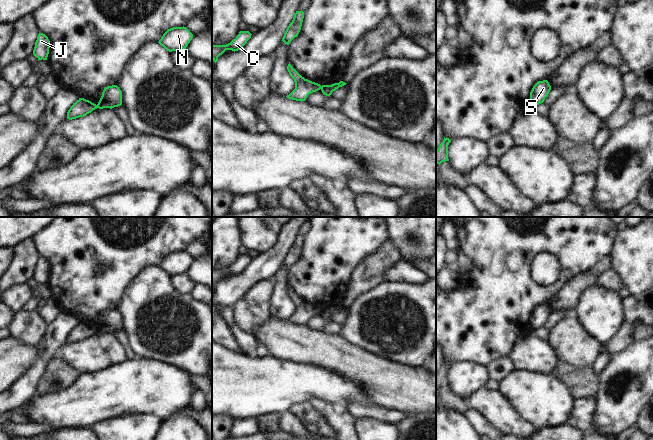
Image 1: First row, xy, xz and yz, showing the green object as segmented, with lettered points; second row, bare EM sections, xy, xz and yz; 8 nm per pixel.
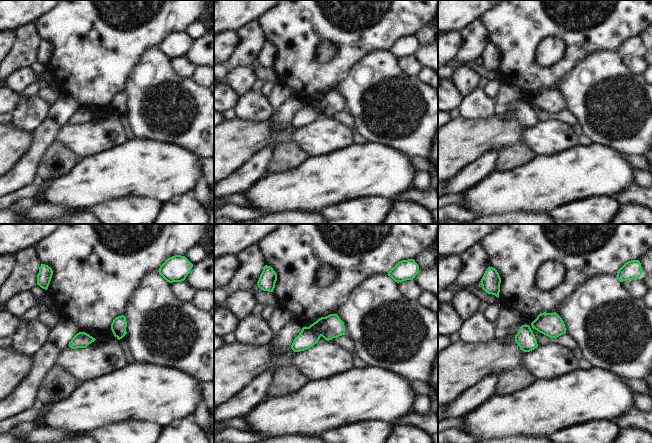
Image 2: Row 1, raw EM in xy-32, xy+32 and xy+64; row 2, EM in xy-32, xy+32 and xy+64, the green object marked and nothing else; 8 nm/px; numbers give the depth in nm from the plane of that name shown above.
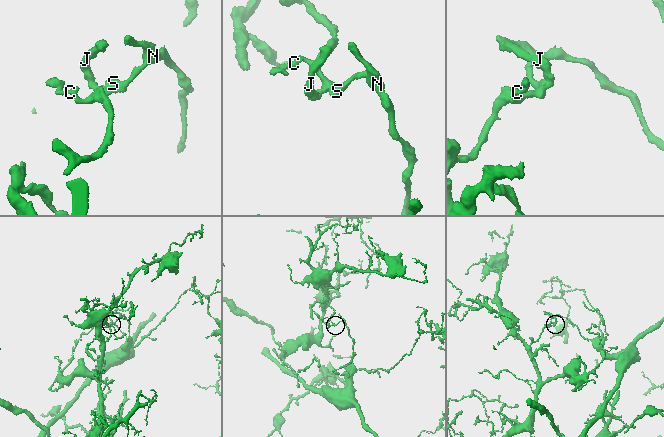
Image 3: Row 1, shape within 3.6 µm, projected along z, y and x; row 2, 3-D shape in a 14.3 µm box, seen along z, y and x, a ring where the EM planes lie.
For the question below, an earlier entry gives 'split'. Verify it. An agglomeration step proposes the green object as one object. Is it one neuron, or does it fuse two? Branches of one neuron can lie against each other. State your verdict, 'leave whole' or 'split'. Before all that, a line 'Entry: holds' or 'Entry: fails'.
Entry: holds
split

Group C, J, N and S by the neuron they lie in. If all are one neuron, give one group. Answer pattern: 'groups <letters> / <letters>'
groups C J / N S

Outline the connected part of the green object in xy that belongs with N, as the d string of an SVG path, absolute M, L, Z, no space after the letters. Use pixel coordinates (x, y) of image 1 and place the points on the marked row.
M173 27L163 34L158 43L169 52L180 51L186 49L192 38L193 34L186 27Z

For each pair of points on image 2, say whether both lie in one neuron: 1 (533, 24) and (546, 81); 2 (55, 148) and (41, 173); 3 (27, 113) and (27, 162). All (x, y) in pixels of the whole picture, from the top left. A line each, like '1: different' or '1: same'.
1: same
2: same
3: different

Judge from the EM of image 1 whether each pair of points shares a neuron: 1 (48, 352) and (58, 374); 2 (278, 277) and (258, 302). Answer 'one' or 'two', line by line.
1: two
2: two

